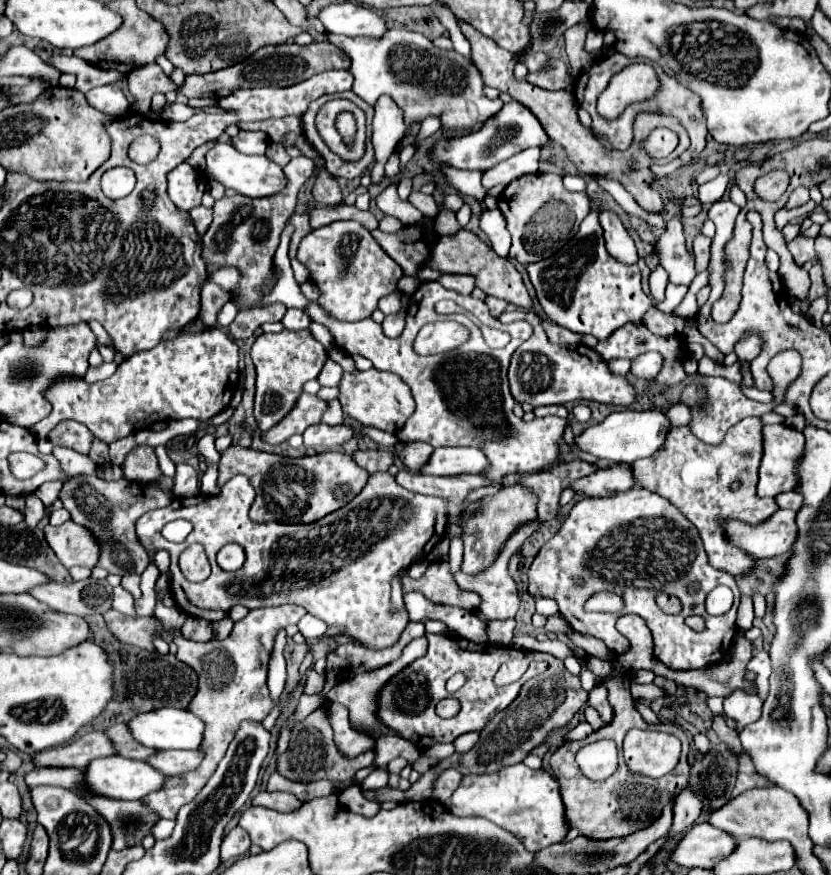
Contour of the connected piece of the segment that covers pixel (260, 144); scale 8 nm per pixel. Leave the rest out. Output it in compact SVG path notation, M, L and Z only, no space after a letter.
M239 131L239 135L233 139L233 145L247 155L265 155L269 137L263 131Z

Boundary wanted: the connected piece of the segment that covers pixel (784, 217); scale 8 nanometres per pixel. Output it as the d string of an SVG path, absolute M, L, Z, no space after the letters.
M811 199L806 204L800 207L789 210L782 209L778 211L774 218L778 229L782 230L783 227L787 225L787 223L792 222L803 215L808 215L808 213L813 211L815 206L815 202Z

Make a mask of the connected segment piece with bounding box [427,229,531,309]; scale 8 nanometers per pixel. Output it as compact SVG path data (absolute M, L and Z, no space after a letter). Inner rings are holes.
M459 229L451 237L441 237L439 243L433 249L431 259L427 261L427 267L439 269L443 273L473 275L477 279L477 287L481 291L485 291L487 295L507 299L509 303L513 303L517 307L523 307L523 309L531 307L531 297L529 297L529 293L527 293L525 285L523 285L521 273L515 269L515 265L509 259L499 257L487 243L483 243L475 233L471 233L467 229Z

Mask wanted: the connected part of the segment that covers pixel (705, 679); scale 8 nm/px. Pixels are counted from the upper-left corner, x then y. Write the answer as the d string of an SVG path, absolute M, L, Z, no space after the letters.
M737 635L731 647L731 655L733 657L729 663L721 661L693 671L673 671L669 667L663 667L661 661L655 667L663 669L663 673L667 673L667 679L677 681L679 685L697 687L697 691L703 691L707 697L727 697L735 689L745 689L749 693L755 693L757 691L755 683L749 683L745 679L747 663L753 655L753 643Z

